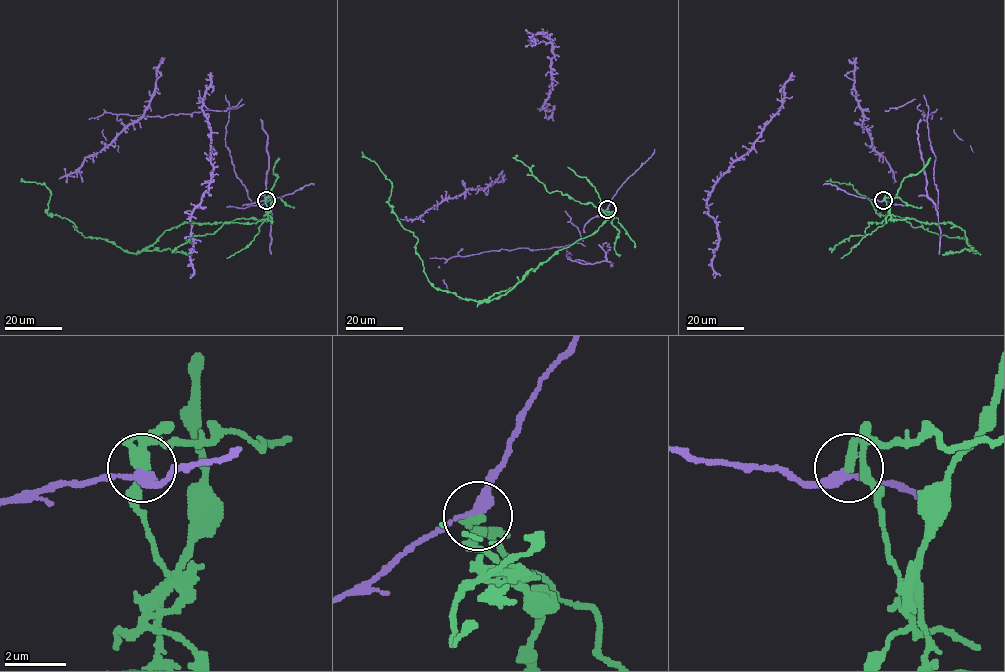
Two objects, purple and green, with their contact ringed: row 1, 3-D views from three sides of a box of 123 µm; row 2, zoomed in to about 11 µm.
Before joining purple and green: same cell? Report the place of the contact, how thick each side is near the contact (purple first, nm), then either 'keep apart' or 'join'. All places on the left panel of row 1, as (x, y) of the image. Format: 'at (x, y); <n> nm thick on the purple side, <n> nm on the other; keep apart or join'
at (266, 200); 280 nm thick on the purple side, 280 nm on the other; keep apart

